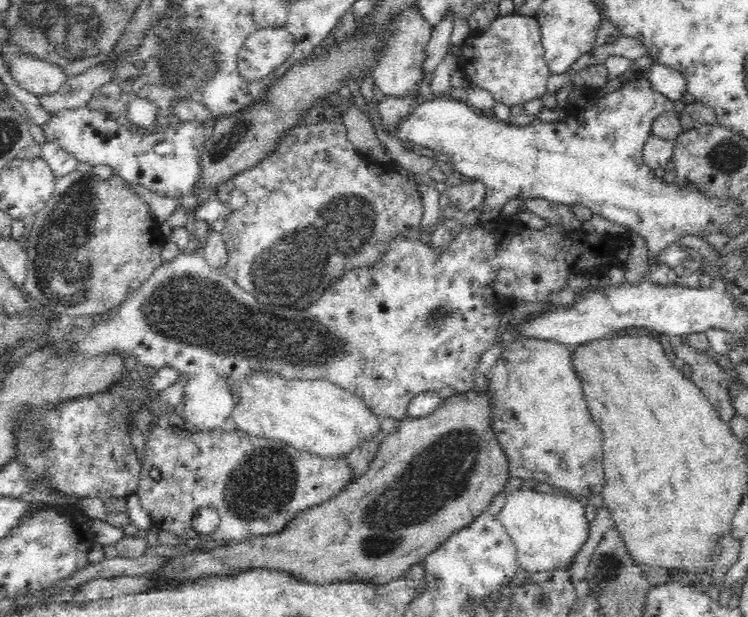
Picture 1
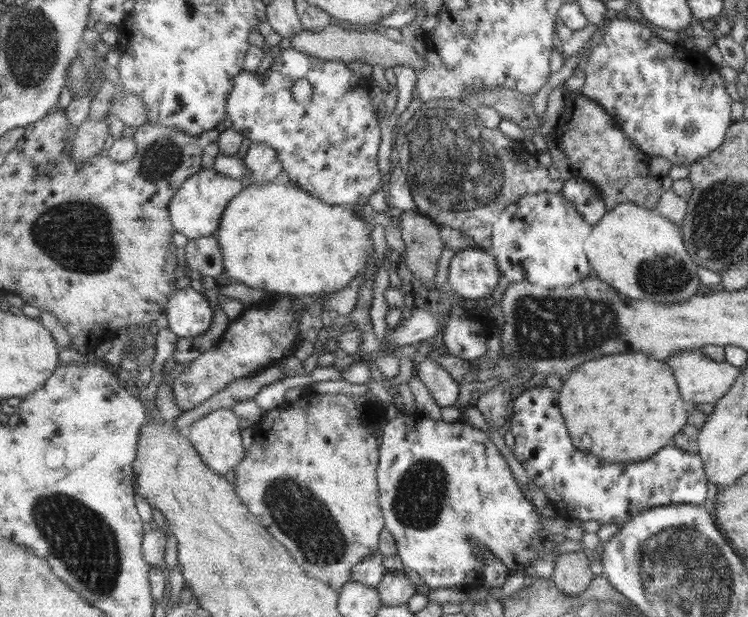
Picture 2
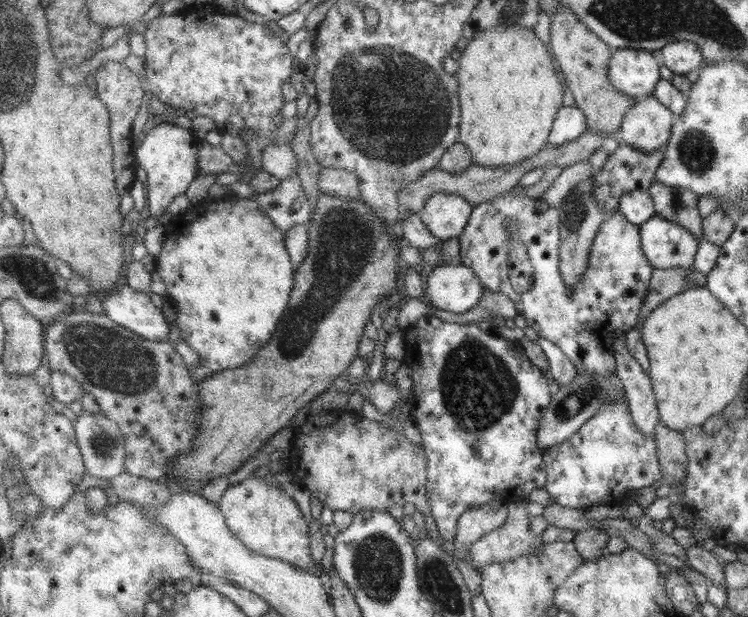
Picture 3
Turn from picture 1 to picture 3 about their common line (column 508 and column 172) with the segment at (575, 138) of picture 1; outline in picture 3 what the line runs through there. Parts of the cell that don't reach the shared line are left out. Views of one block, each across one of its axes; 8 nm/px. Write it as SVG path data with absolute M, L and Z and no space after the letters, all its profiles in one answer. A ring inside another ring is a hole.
M159 120L142 137L142 143L136 149L137 164L147 174L148 198L147 203L151 215L161 218L169 210L175 196L185 194L191 182L195 180L200 170L200 146L204 140L199 139L191 128L181 128L168 120Z

